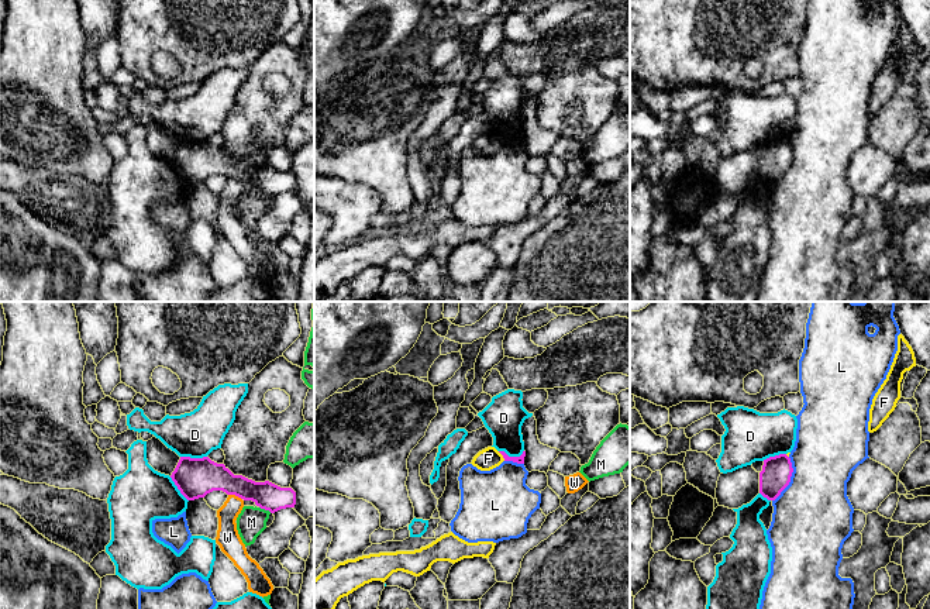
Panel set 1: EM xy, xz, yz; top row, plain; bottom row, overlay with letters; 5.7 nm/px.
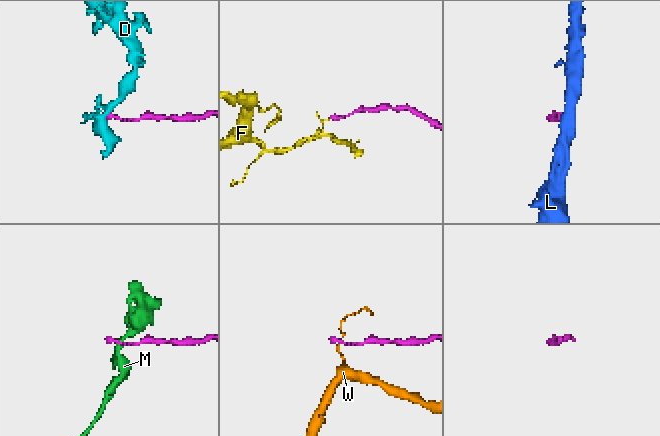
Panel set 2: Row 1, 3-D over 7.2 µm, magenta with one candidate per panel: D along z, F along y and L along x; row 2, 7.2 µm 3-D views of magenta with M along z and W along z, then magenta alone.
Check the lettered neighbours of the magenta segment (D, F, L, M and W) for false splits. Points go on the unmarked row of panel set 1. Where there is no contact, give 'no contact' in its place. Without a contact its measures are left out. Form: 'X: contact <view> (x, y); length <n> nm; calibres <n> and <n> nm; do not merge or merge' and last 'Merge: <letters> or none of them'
D: contact xy (193, 143); length 150 nm; calibres 220 and 260 nm; do not merge
F: contact xz (502, 138); length 70 nm; calibres 50 and 120 nm; do not merge
L: contact yz (789, 164); length 280 nm; calibres 170 and 440 nm; do not merge
M: contact xy (265, 193); length 80 nm; calibres 160 and 170 nm; do not merge
W: contact xy (236, 179); length 90 nm; calibres 220 and 130 nm; do not merge
Merge: none of them

